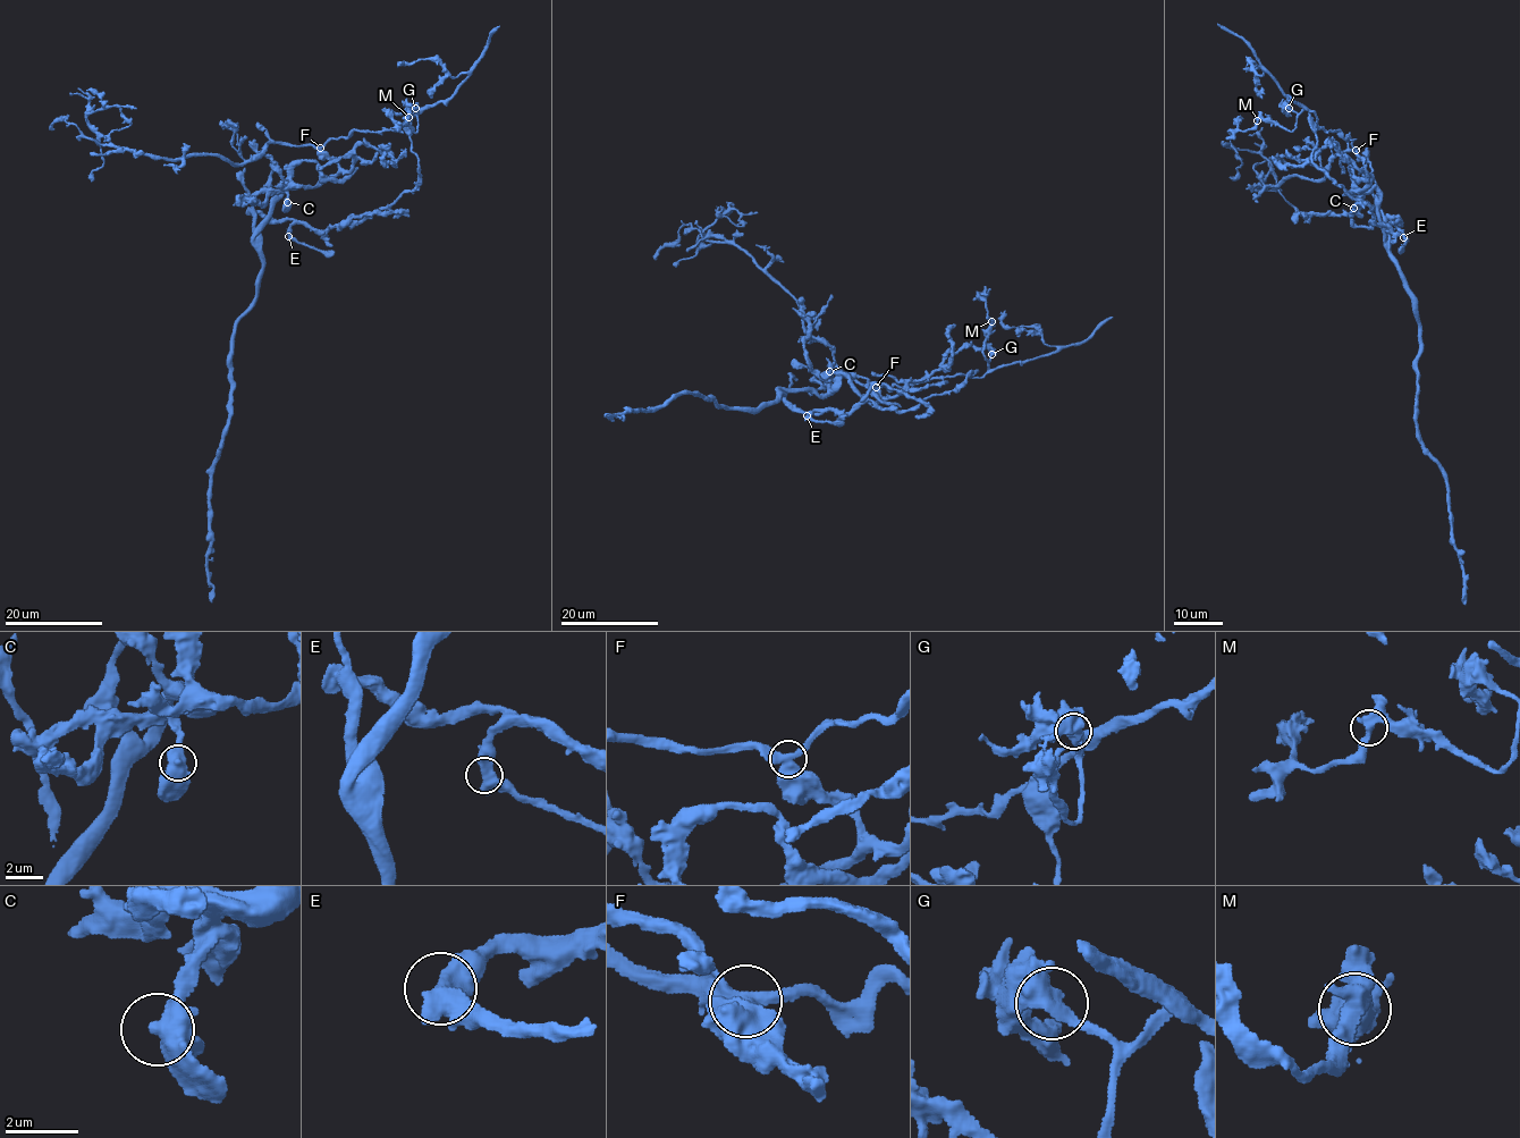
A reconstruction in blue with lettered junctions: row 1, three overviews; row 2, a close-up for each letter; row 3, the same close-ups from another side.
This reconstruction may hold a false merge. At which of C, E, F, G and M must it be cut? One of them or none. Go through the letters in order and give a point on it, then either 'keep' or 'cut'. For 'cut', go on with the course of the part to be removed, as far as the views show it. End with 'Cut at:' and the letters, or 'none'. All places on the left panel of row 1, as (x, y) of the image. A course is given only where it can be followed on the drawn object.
C: at (287, 202); keep
E: at (288, 236); keep
F: at (320, 148); cut; foreign part runs (320, 148), (267, 144), (239, 165), (158, 159), (117, 149), (86, 121), (117, 106), (128, 125), (110, 137)
G: at (415, 108); keep
M: at (408, 117); keep
Cut at: F

